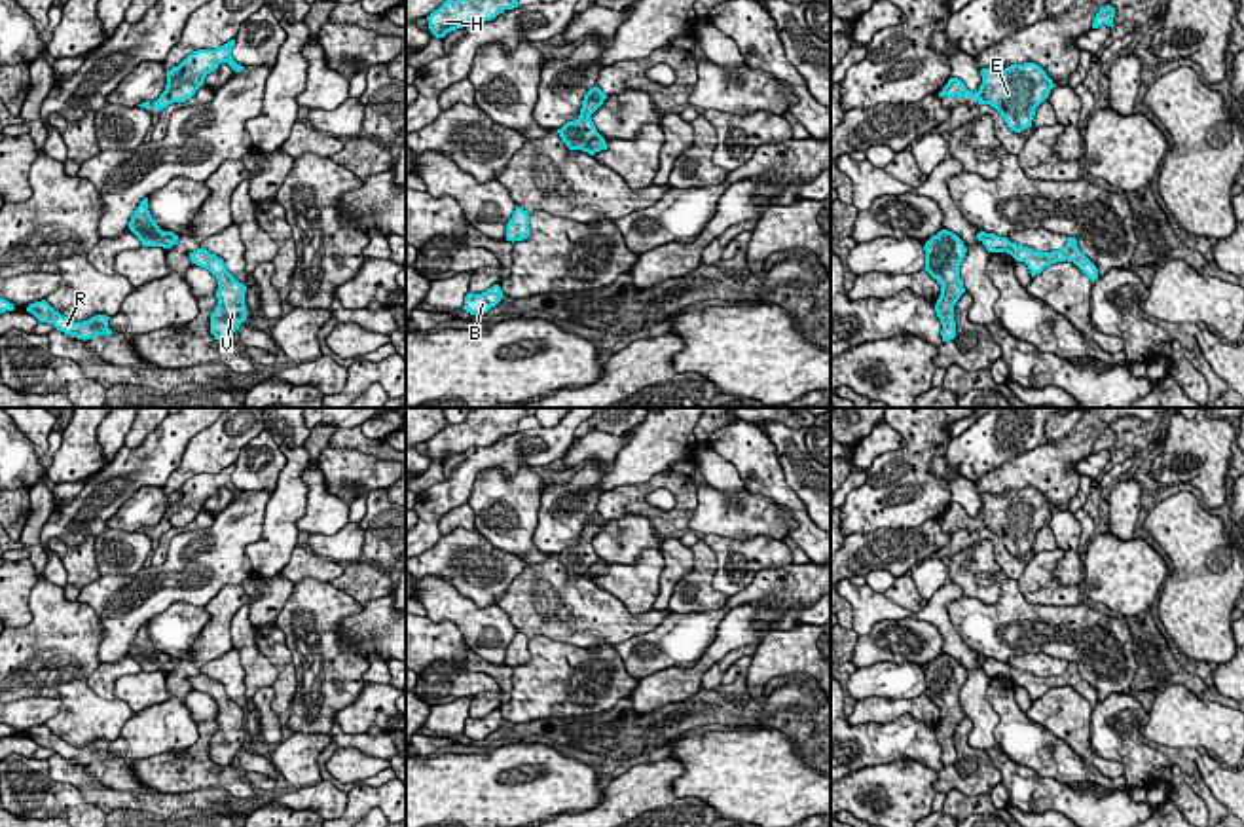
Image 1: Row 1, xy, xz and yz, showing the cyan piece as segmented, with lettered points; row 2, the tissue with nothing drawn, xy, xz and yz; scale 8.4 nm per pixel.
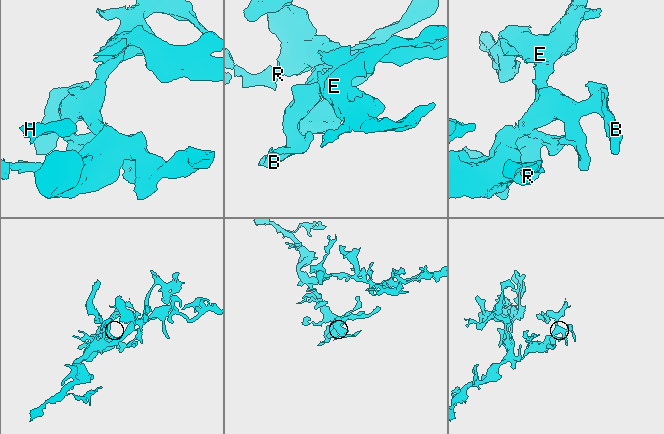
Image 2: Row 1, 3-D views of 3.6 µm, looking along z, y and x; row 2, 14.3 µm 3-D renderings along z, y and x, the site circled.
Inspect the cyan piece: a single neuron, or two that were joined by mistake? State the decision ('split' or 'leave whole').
leave whole

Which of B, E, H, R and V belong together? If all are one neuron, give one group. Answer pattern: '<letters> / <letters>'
B E H R V

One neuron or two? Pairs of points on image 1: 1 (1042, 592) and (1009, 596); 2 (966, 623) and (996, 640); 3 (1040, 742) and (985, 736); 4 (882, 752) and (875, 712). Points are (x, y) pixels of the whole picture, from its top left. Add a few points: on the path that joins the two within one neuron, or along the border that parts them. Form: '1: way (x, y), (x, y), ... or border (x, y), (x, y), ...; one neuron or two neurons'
1: border (1015, 581), (1028, 602), (1064, 606); two neurons
2: way (973, 623), (988, 632); one neuron
3: border (985, 695), (998, 717), (996, 744), (1028, 769); two neurons
4: border (922, 721), (897, 716), (884, 723), (850, 725); two neurons

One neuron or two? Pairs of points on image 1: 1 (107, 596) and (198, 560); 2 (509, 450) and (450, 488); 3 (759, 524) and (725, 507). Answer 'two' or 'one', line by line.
1: one
2: one
3: one

